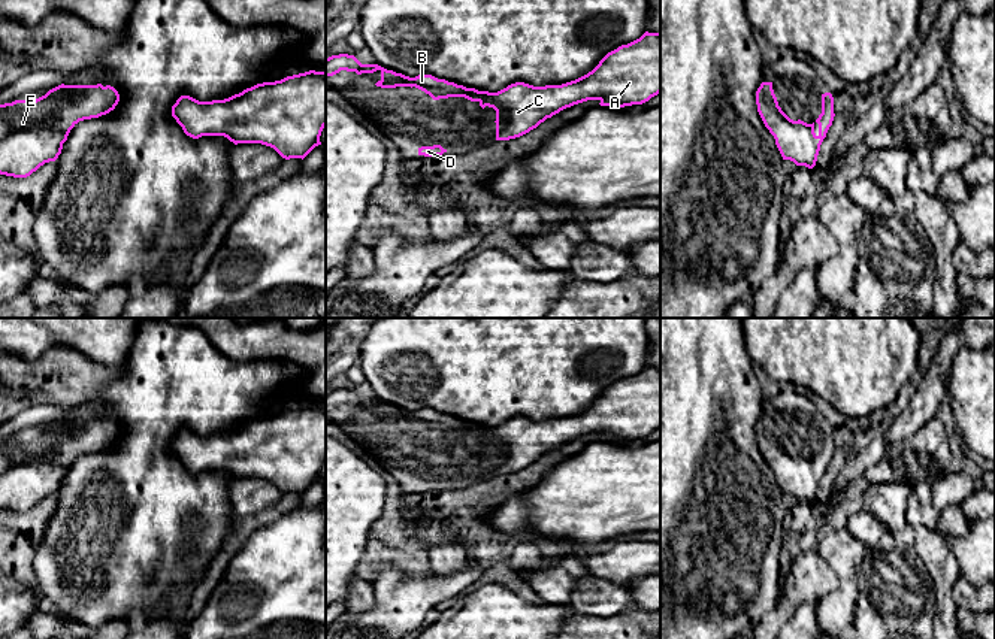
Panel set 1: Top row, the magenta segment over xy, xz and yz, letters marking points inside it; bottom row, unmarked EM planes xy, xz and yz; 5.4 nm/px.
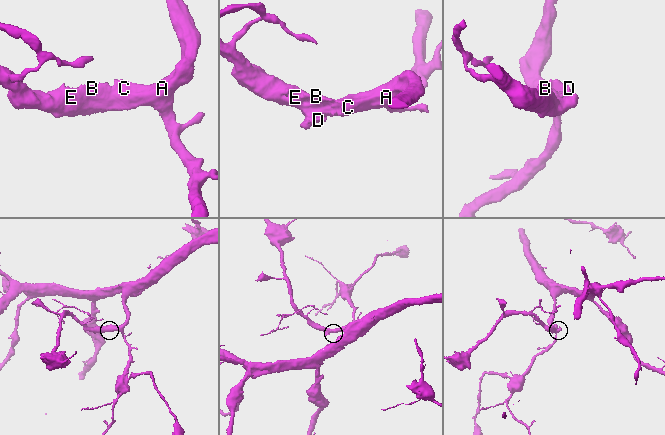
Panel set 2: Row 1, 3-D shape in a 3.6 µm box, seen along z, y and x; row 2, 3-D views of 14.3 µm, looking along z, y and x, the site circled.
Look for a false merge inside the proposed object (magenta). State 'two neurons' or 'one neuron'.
one neuron

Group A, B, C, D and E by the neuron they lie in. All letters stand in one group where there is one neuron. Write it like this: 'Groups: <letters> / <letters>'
Groups: A B C D E

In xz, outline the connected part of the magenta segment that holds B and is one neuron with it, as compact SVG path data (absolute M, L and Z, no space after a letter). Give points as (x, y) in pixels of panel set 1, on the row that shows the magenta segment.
M645 31L639 39L608 52L587 75L562 84L533 87L515 82L498 93L466 88L432 75L415 78L387 70L378 64L362 64L354 55L326 58L326 76L341 70L381 72L375 84L381 88L415 87L433 100L465 97L496 110L496 140L520 137L541 122L574 105L599 100L601 106L624 107L642 105L660 93L660 33Z

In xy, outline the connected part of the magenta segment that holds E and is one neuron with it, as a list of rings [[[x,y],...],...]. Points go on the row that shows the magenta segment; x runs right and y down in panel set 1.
[[[58,85],[36,100],[0,105],[0,175],[27,178],[40,166],[55,161],[70,130],[84,119],[99,118],[115,109],[118,91],[97,85]]]

